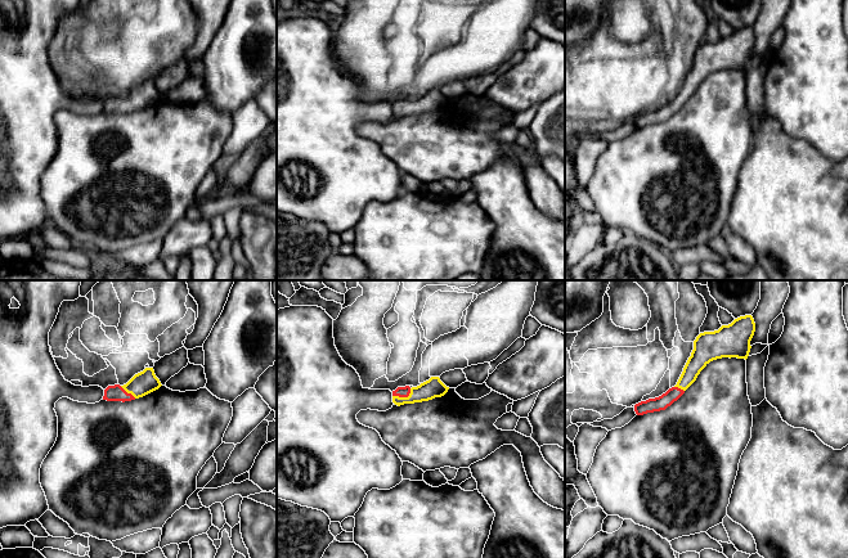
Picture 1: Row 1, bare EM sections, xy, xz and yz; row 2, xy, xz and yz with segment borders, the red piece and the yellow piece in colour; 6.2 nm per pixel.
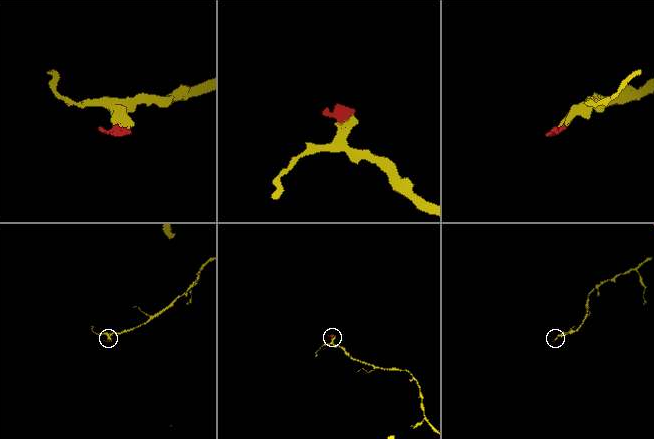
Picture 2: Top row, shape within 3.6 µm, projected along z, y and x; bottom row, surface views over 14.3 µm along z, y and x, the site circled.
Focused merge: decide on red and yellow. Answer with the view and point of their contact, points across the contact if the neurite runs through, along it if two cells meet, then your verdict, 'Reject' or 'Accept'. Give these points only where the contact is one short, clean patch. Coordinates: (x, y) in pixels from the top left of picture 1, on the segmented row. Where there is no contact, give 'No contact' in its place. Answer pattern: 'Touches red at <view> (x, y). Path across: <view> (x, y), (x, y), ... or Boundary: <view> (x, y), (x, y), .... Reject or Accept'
Touches red at xz (403, 396). Path across: xz (400, 391), (403, 396), (417, 395), (434, 387). Accept

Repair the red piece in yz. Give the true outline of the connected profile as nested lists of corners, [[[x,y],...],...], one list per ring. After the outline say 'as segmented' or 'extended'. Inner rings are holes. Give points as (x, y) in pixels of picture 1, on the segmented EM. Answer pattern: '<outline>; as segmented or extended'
[[[751,315],[735,319],[718,330],[700,333],[694,341],[694,350],[688,357],[677,384],[659,397],[649,399],[634,405],[637,415],[665,410],[677,401],[696,381],[700,372],[713,360],[722,357],[748,359],[750,341],[755,332]]]; extended

